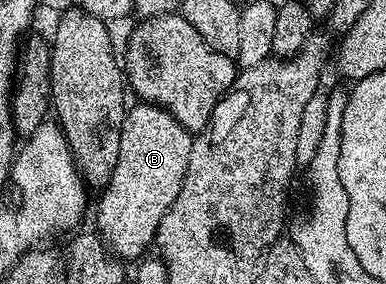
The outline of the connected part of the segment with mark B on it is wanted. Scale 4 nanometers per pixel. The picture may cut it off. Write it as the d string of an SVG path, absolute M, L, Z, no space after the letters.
M138 102L127 107L120 130L120 150L111 180L98 204L97 235L101 243L123 262L147 255L146 247L155 243L160 218L168 214L180 194L194 136L168 110L158 104Z

